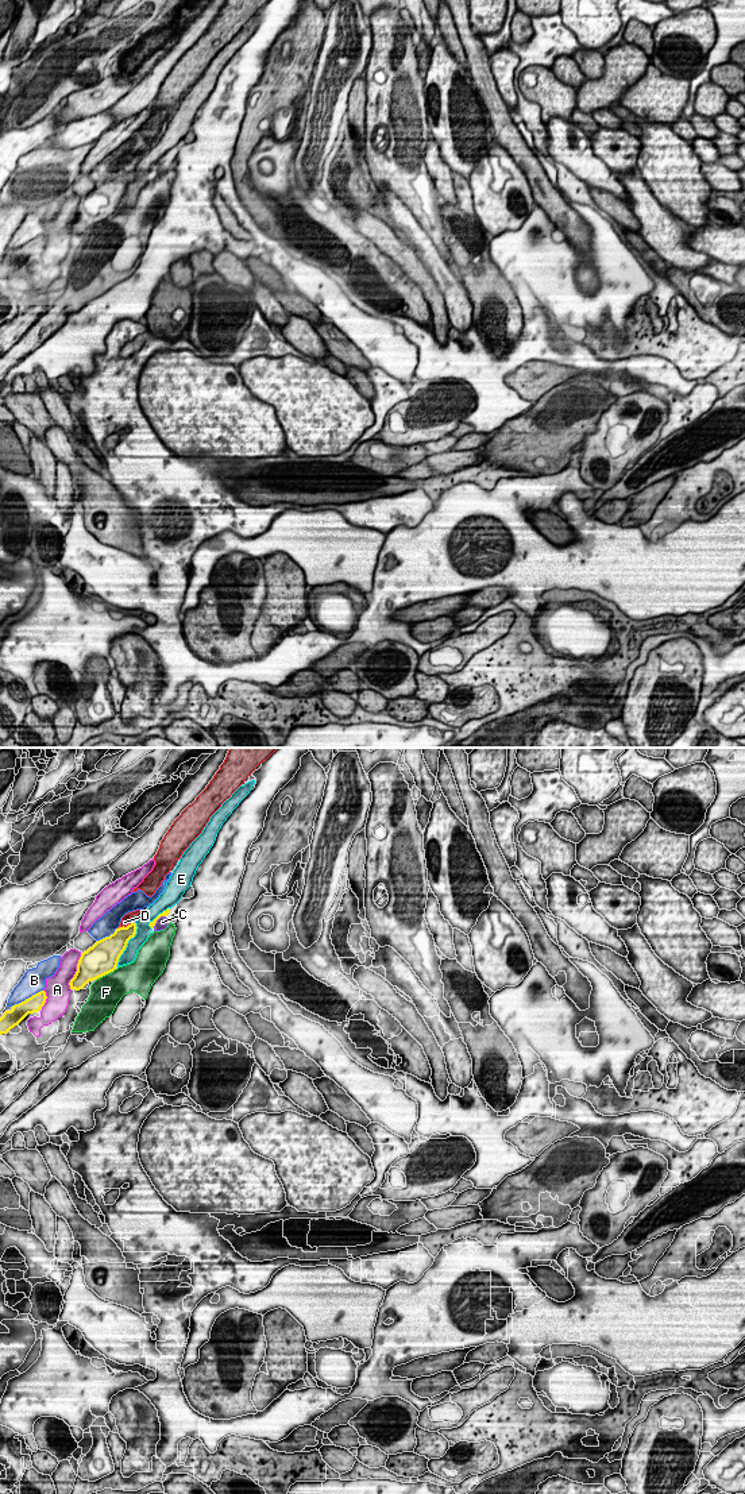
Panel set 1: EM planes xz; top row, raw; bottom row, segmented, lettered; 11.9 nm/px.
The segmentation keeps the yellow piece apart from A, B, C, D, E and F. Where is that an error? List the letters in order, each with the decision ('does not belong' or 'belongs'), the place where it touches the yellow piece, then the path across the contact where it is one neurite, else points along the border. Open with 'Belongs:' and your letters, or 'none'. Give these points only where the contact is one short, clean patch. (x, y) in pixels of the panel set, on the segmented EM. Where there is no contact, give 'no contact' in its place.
Belongs: none
A: does not belong; meets yellow in xz at (76, 972)
B: does not belong; meets yellow in xz at (26, 999)
C: does not belong; meets yellow in xz at (157, 919); border along xz (165, 915), (153, 927)
D: does not belong; meets yellow in xz at (123, 926)
E: does not belong; meets yellow in xz at (127, 942)
F: does not belong; meets yellow in xz at (105, 973)

